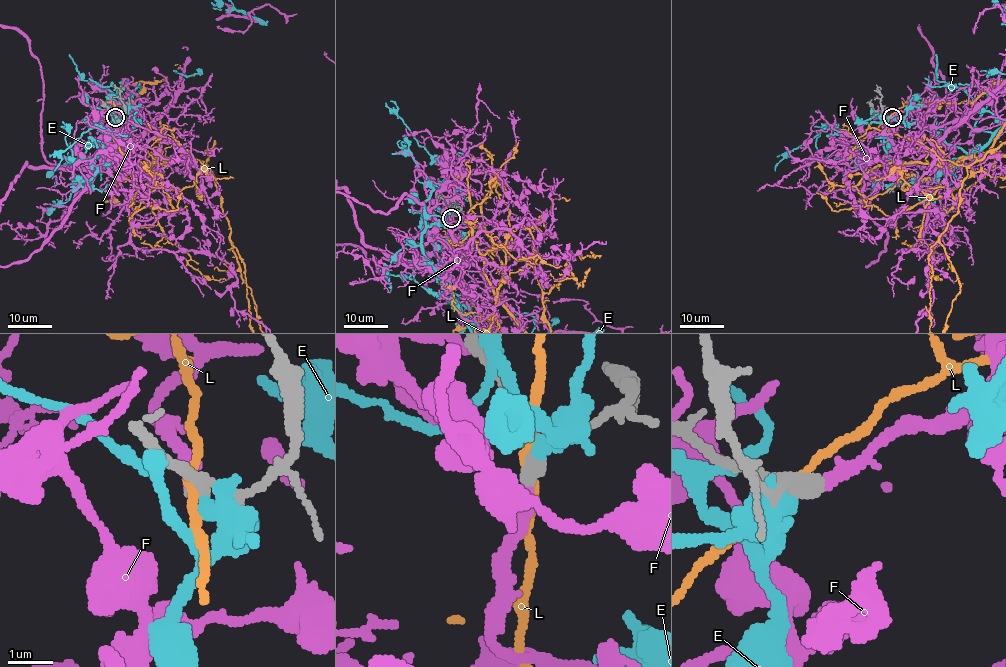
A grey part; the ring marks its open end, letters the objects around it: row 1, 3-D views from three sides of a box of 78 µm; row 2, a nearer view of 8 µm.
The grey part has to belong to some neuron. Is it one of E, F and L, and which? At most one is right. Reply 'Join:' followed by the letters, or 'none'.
Join: F

